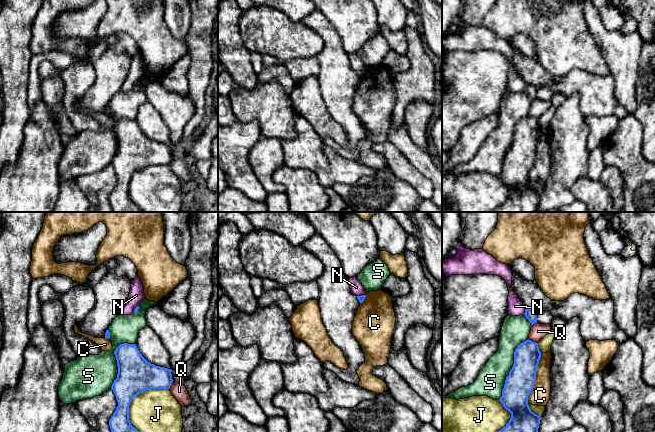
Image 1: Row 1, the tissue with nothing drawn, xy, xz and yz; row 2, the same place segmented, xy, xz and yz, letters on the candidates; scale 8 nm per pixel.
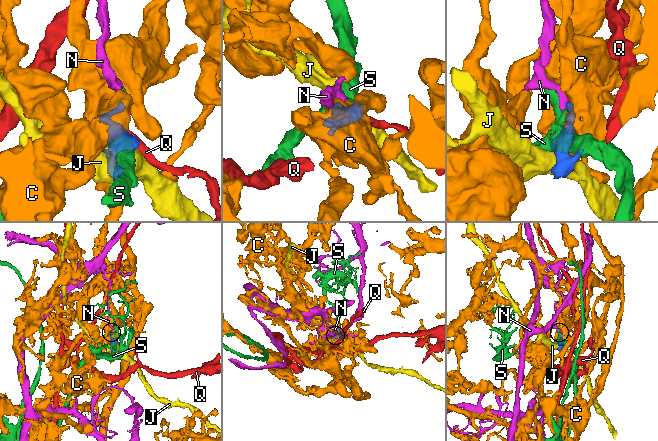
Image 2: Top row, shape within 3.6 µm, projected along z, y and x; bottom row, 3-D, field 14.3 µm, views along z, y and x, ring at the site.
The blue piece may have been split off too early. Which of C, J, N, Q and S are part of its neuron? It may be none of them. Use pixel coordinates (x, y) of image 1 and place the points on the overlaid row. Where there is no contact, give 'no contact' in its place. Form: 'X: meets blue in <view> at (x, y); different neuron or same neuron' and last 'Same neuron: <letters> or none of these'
C: meets blue in yz at (535, 378); different neuron
J: meets blue in xy at (134, 396); different neuron
N: meets blue in yz at (525, 312); different neuron
Q: meets blue in yz at (532, 341); different neuron
S: meets blue in yz at (512, 367); different neuron
Same neuron: none of these

